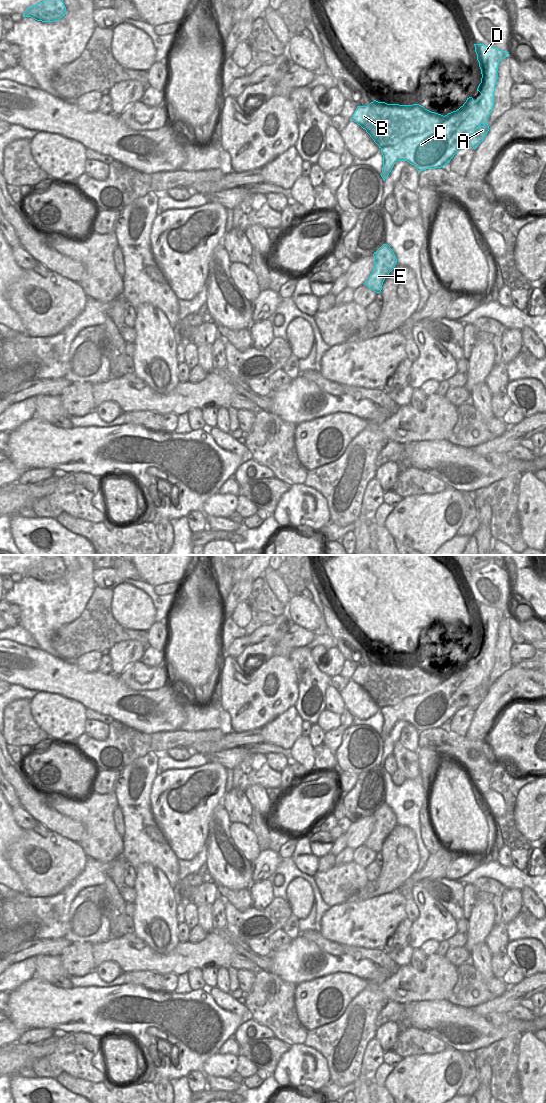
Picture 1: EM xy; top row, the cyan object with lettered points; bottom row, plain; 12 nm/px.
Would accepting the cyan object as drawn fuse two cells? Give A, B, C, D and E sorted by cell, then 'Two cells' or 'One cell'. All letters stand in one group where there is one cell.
Groups: A C D E / B. Two cells.

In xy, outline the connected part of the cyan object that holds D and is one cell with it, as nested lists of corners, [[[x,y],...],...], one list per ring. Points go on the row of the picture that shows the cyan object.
[[[484,44],[474,46],[482,74],[477,88],[480,98],[476,101],[467,98],[459,109],[445,115],[442,123],[433,130],[406,137],[398,145],[381,148],[383,167],[380,175],[384,181],[397,161],[407,161],[419,172],[441,168],[460,149],[466,146],[475,149],[486,137],[489,131],[487,118],[494,106],[498,65],[509,52]]]

